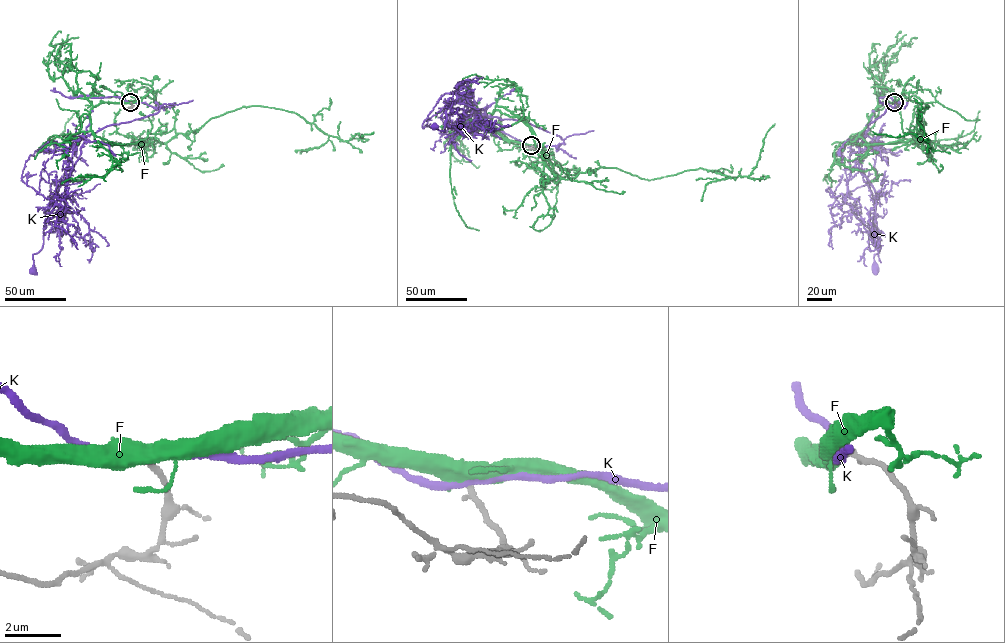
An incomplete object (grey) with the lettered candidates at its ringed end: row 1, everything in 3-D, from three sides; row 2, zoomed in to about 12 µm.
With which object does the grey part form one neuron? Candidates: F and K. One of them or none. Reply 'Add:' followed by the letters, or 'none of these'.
Add: F

